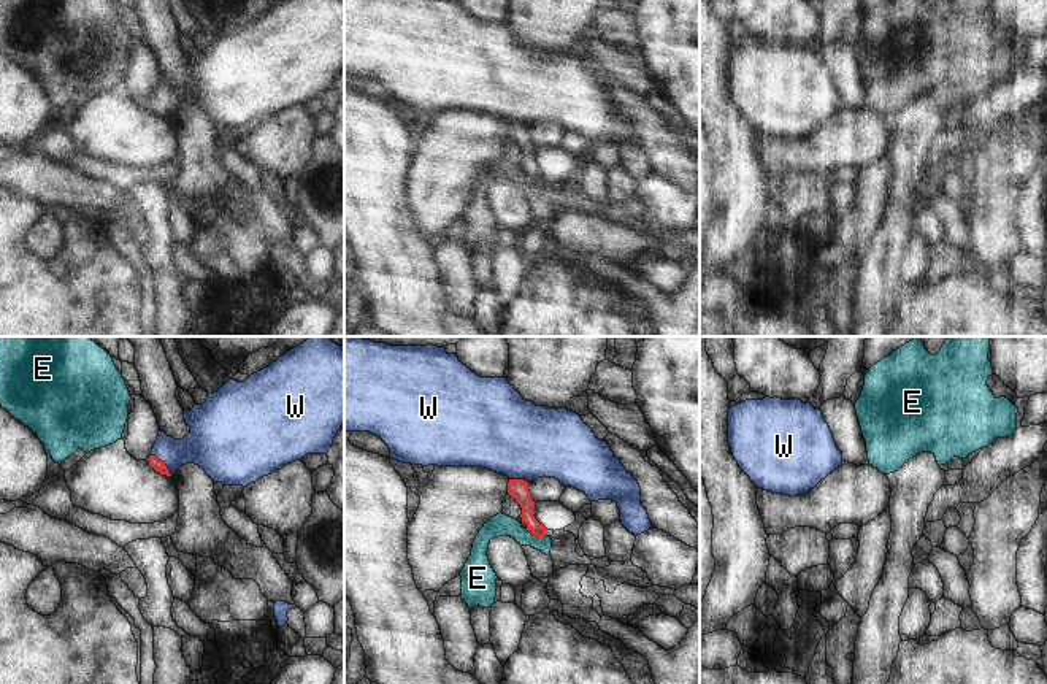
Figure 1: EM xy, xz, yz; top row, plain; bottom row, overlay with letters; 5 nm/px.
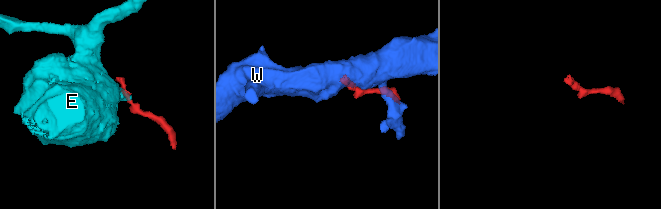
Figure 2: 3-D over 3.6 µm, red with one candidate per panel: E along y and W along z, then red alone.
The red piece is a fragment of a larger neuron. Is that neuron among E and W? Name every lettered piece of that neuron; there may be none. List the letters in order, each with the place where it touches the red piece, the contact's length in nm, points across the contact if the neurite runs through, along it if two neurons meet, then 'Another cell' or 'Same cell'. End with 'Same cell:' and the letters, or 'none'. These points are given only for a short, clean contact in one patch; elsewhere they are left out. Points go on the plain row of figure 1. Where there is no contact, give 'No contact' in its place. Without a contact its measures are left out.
E: Touches red at xz (535, 180). Shared border 110 nm. Boundary: xz (525, 173), (533, 180), (544, 181). Another cell
W: Touches red at xy (162, 107). Shared border 160 nm. Path across: xy (154, 107), (162, 107), (172, 97), (208, 89). Same cell
Same cell: W

